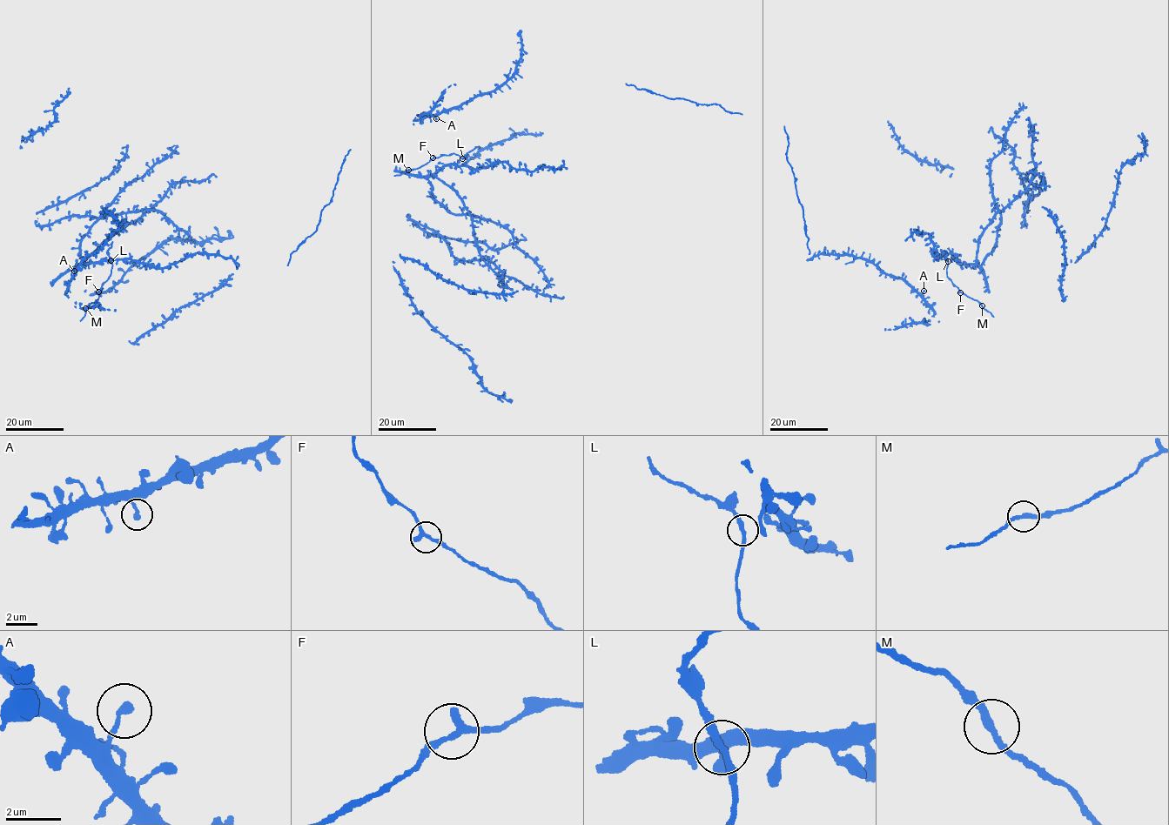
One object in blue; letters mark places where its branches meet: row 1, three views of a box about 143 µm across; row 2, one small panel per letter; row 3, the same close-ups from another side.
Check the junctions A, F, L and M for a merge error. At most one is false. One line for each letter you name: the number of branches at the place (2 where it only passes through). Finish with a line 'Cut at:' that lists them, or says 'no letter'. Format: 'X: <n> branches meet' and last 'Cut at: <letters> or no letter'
Cut at: no letter

